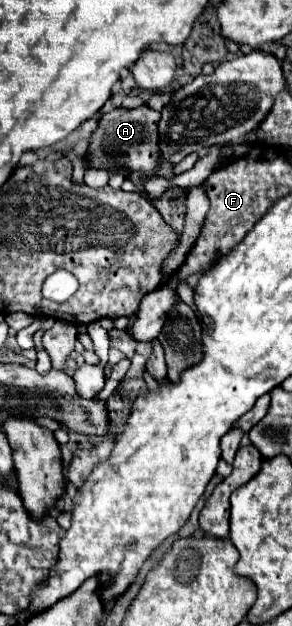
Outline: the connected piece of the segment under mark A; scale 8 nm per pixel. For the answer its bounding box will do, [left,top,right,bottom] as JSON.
[89,106,161,176]

